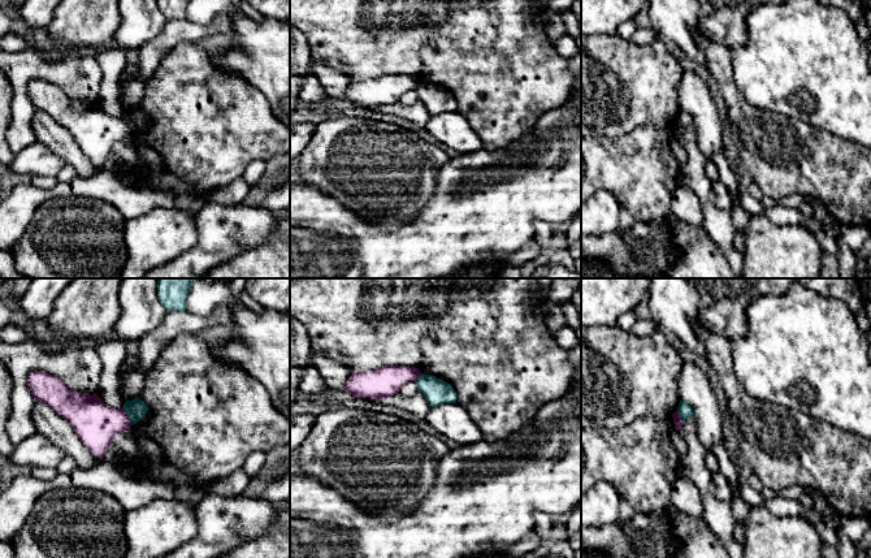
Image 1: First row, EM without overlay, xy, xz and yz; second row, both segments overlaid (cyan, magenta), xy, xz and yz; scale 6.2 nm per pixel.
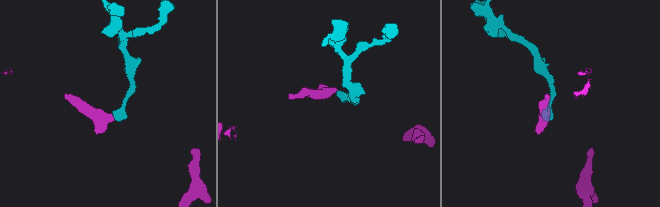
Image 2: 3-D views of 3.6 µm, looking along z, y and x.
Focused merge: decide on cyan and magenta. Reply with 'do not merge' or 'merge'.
do not merge

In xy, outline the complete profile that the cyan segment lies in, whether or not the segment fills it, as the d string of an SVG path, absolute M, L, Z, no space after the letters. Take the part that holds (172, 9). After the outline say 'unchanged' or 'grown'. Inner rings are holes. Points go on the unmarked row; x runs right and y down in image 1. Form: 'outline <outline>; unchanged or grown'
outline M157 0L161 14L169 21L185 21L188 0Z; unchanged

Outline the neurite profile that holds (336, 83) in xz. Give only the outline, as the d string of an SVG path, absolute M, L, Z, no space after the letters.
M311 61L311 73L321 82L330 98L343 99L352 83L343 73L334 70L318 61Z

